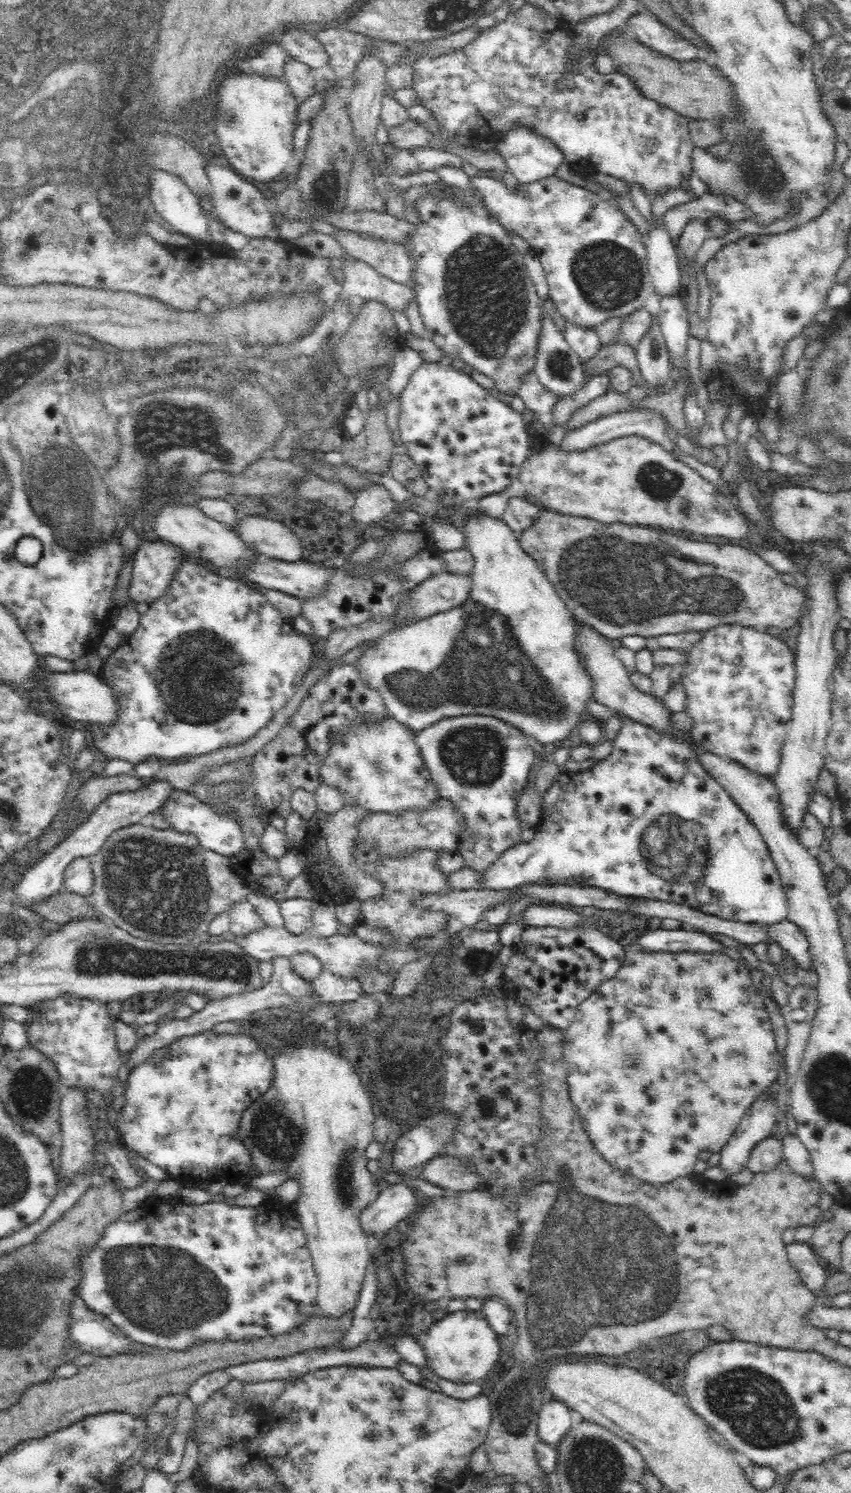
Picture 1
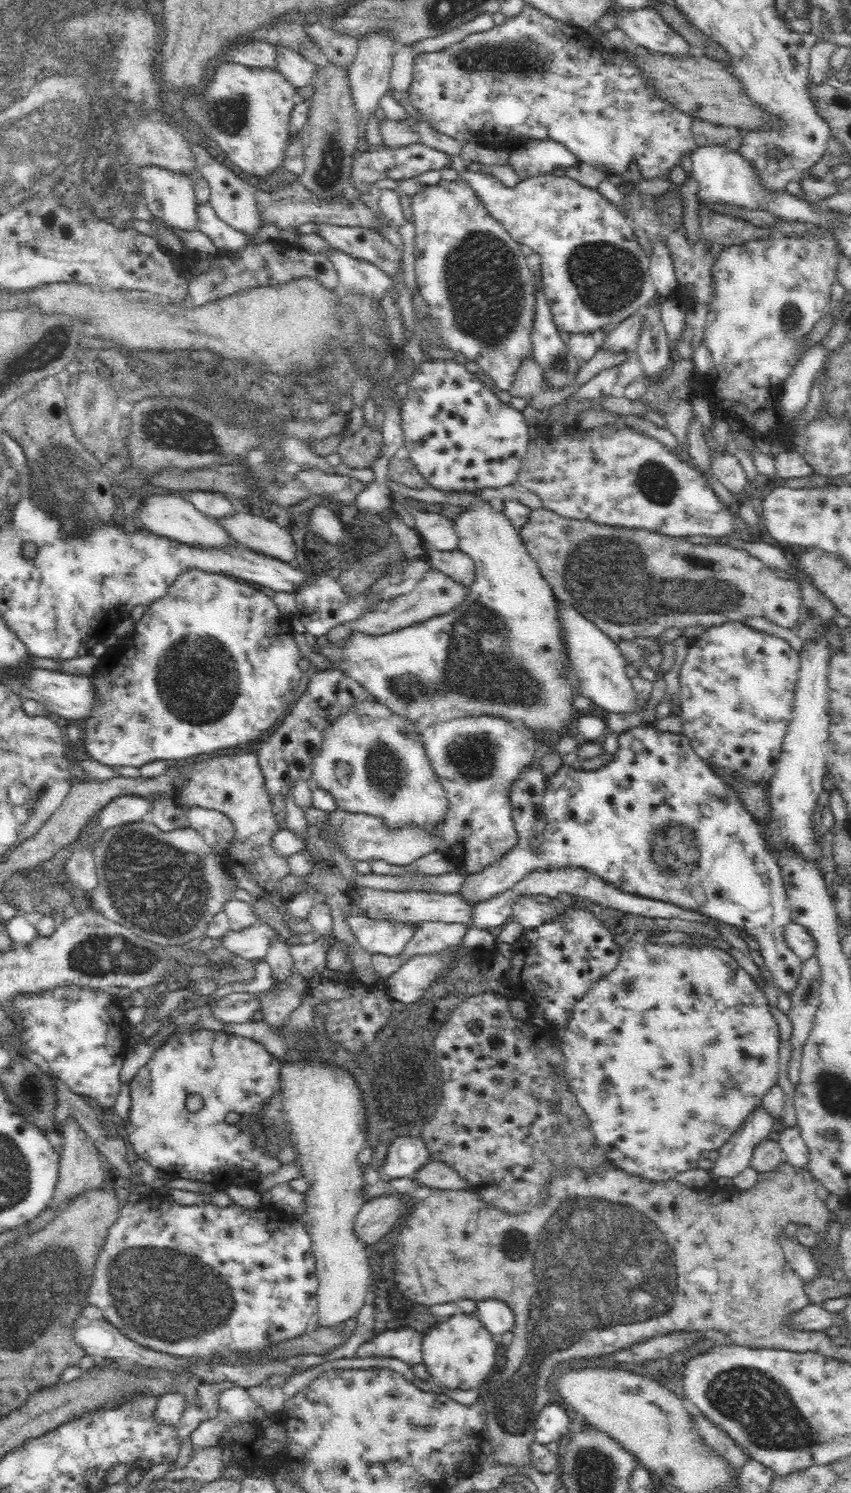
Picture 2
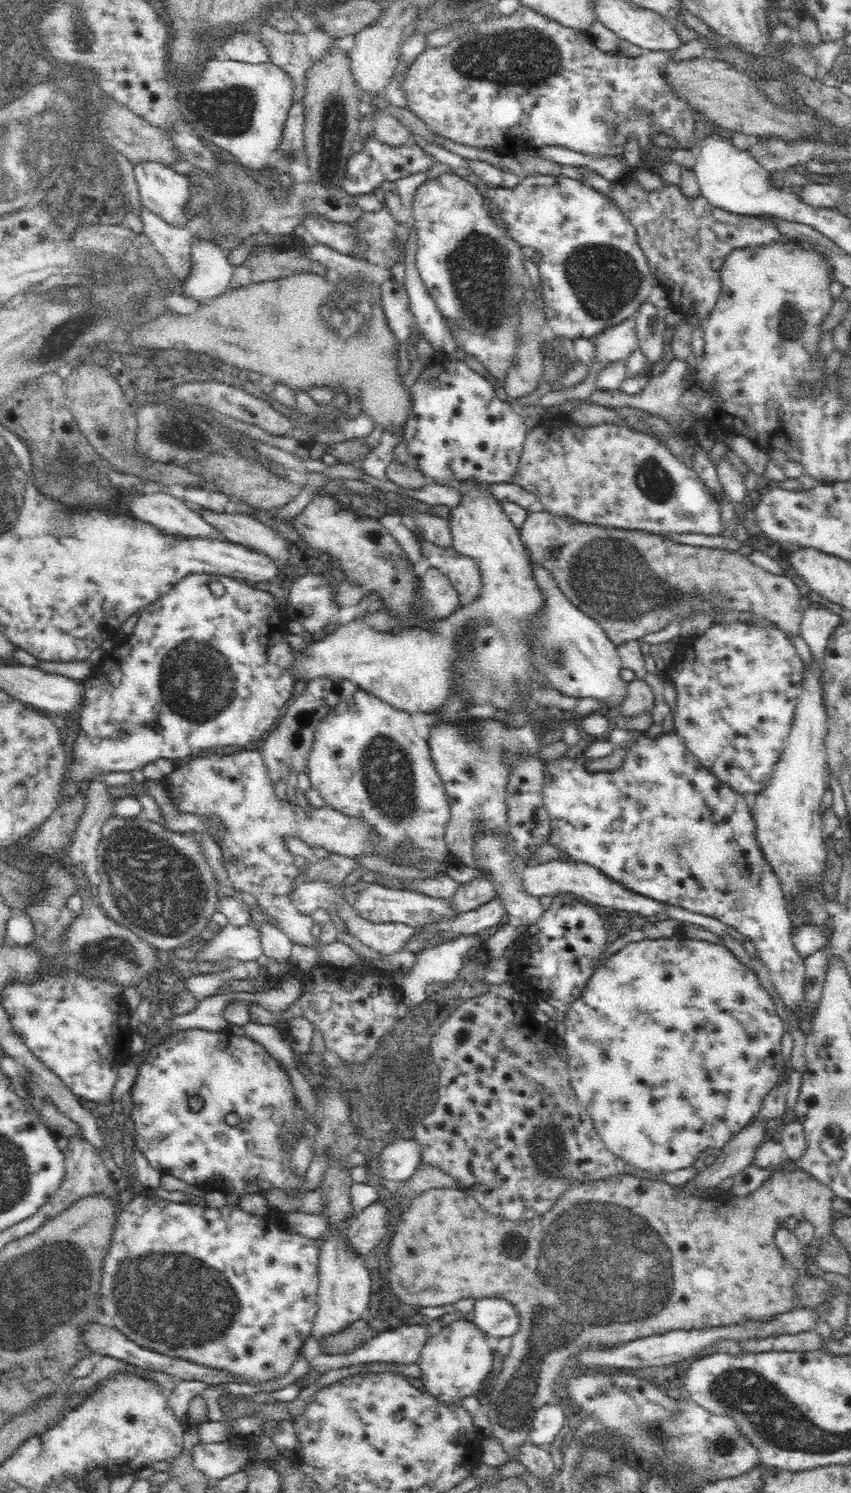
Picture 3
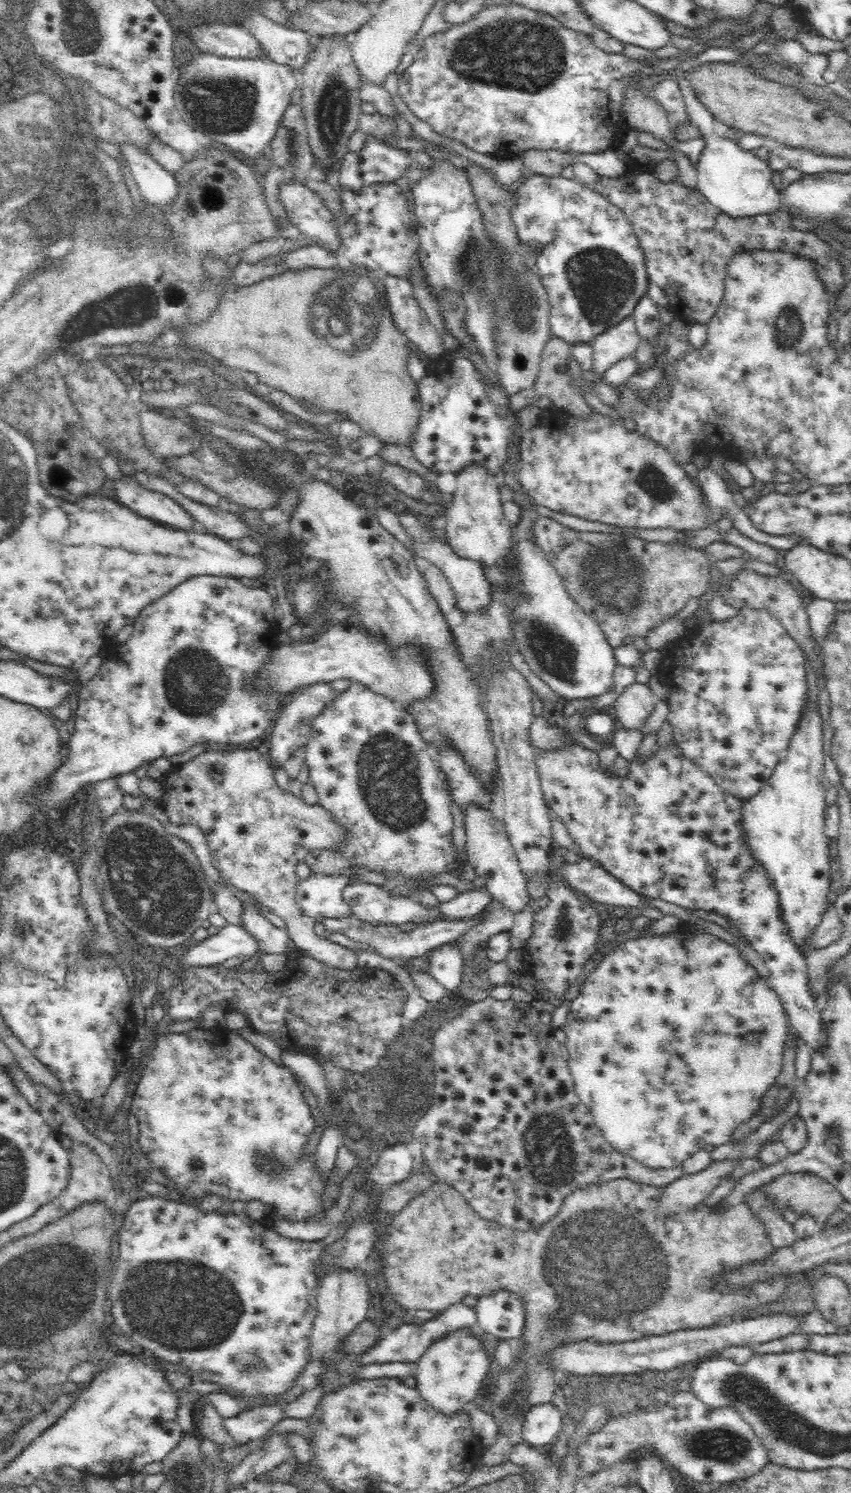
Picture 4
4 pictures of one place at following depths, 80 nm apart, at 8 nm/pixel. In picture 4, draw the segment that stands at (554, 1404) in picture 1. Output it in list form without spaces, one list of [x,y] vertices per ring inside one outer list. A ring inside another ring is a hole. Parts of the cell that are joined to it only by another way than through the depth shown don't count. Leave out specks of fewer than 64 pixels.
[[[552,1403],[530,1406],[520,1426],[519,1441],[535,1448],[552,1444],[561,1425],[561,1413]]]

